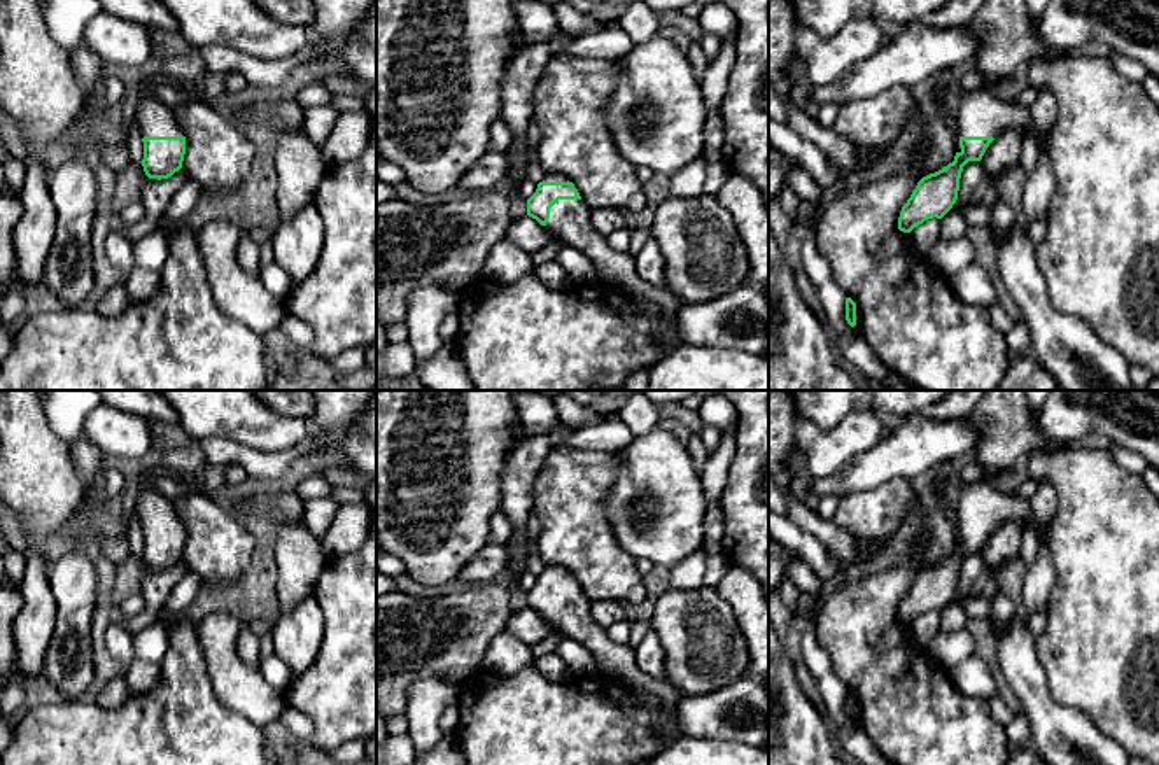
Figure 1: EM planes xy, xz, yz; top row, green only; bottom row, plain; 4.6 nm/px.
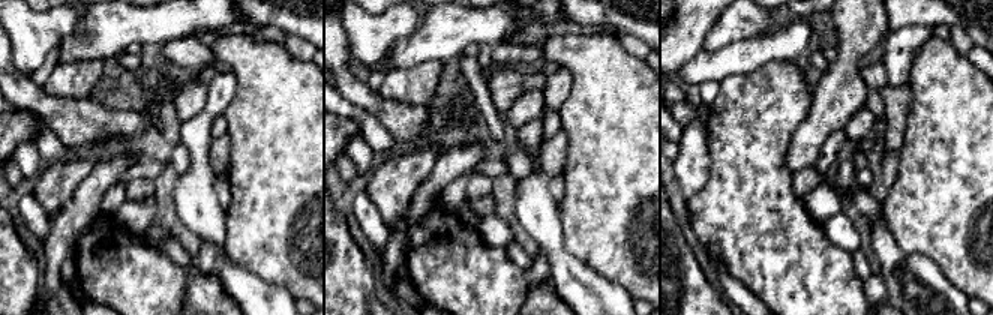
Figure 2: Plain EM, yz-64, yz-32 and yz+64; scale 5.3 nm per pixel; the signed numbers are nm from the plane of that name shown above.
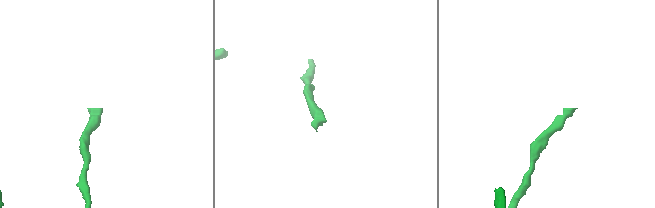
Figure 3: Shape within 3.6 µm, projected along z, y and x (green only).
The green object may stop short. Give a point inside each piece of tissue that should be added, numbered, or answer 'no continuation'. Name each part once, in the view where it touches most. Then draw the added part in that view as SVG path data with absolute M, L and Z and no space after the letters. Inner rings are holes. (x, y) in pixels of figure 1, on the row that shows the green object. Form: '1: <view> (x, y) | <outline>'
1: xz (569, 221) | M558 200L550 208L546 228L562 245L571 245L587 256L606 285L655 301L667 313L676 312L679 299L667 287L643 280L636 271L636 259L613 250L606 236L594 228L590 210L583 200Z

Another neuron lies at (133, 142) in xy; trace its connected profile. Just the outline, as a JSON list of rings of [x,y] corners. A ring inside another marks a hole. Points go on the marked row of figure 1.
[[[128,110],[128,121],[126,121],[126,138],[124,138],[124,145],[130,152],[130,158],[140,158],[144,159],[144,142],[142,142],[142,133],[138,128],[137,119],[131,116],[131,112]]]

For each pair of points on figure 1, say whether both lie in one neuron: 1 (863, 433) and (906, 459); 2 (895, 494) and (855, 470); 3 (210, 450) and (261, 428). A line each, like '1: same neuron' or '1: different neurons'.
1: different neurons
2: different neurons
3: different neurons

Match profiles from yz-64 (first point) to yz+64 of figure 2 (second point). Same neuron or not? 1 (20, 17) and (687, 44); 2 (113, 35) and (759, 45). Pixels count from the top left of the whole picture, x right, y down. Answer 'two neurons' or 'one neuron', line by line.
1: two neurons
2: one neuron

